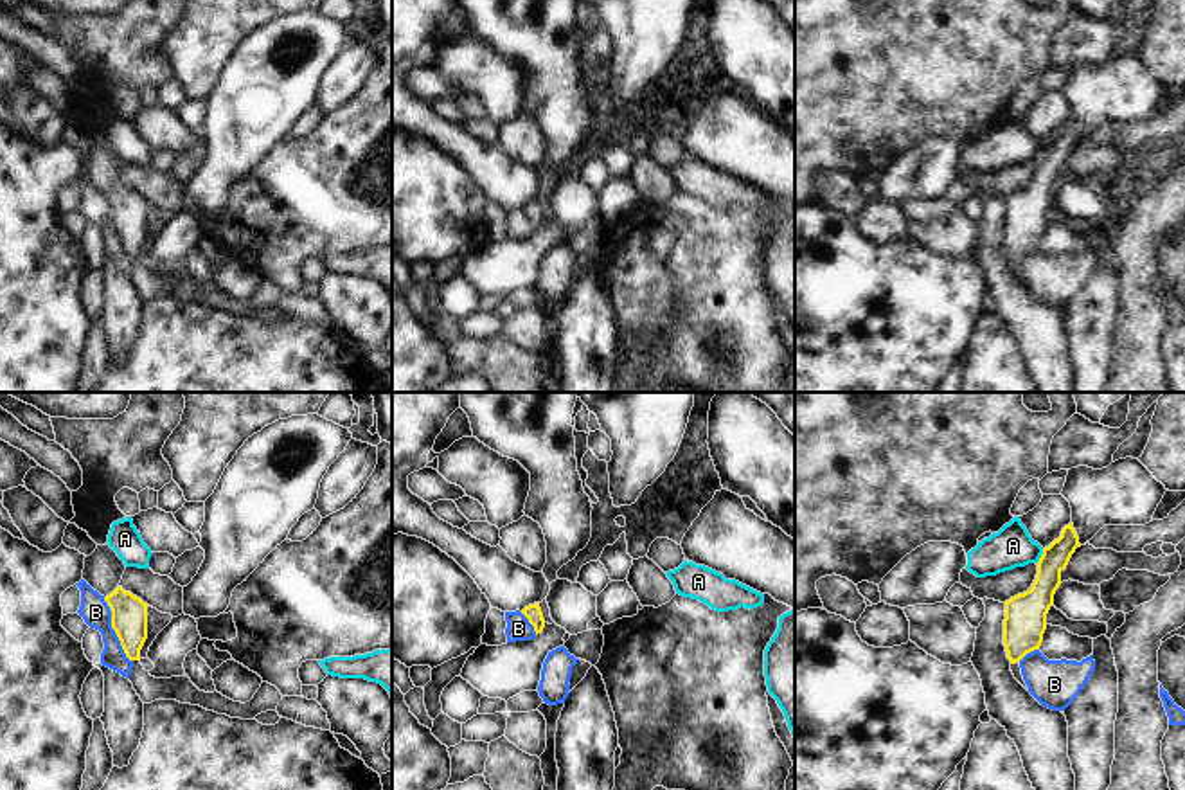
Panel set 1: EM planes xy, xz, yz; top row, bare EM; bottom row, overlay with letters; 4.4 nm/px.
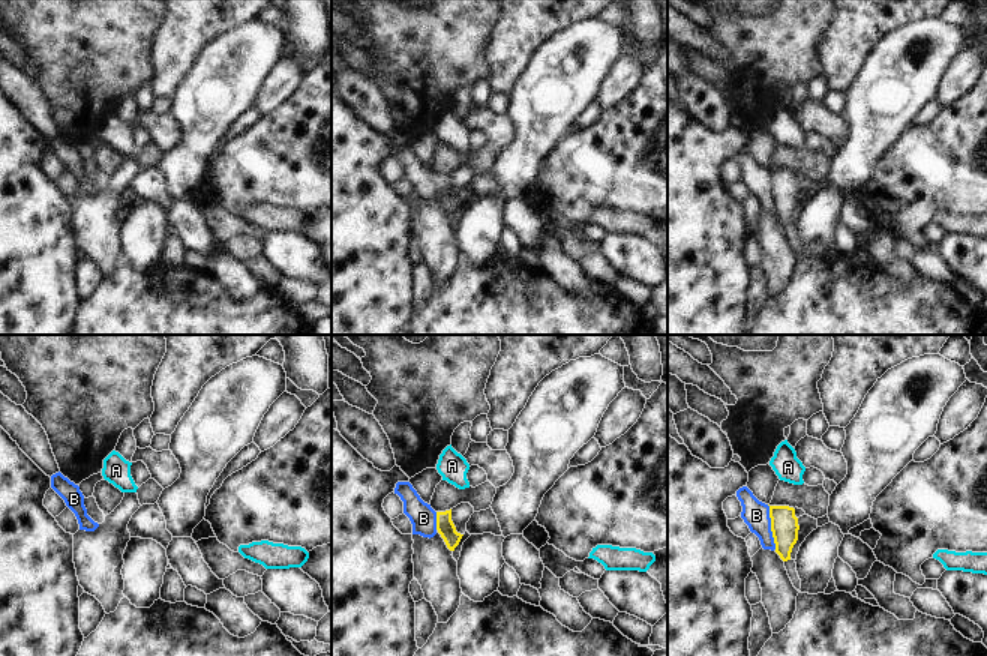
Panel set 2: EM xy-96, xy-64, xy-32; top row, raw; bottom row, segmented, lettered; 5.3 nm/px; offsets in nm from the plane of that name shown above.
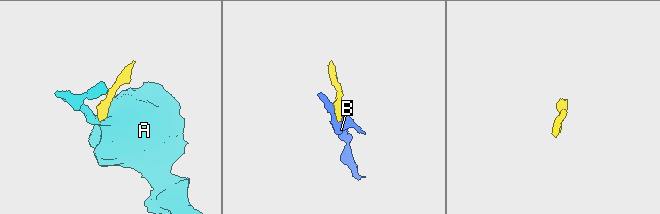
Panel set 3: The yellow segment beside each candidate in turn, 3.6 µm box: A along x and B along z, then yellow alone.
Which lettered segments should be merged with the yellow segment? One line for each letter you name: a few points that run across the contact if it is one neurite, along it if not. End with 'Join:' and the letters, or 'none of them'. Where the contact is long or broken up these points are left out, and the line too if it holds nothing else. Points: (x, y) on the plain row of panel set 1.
Join: none of them

